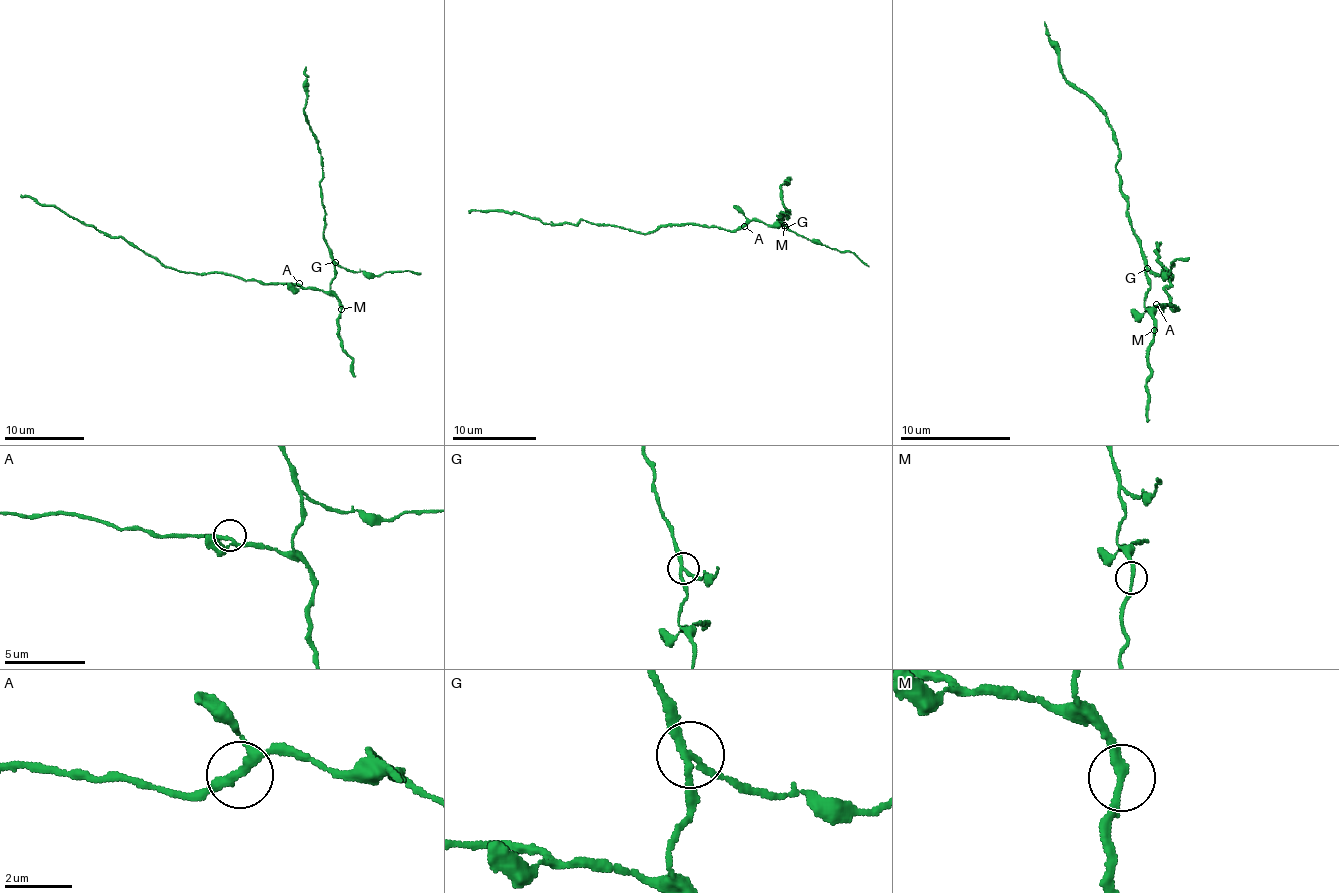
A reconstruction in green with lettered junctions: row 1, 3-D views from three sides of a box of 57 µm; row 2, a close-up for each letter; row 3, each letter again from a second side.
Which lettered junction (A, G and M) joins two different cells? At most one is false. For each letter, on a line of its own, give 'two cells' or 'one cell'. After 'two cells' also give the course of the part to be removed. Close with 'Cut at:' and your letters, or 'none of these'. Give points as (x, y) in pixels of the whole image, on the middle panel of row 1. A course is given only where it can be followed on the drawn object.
A: one cell
G: two cells; course (784, 226), (823, 244), (850, 251), (869, 267)
M: one cell
Cut at: G

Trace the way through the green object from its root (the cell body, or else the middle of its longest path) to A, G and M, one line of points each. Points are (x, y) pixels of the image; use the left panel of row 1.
A: (286, 284), (299, 283)
G: (286, 284), (329, 290), (330, 280), (335, 277), (334, 262)
M: (286, 284), (331, 293), (341, 309)

